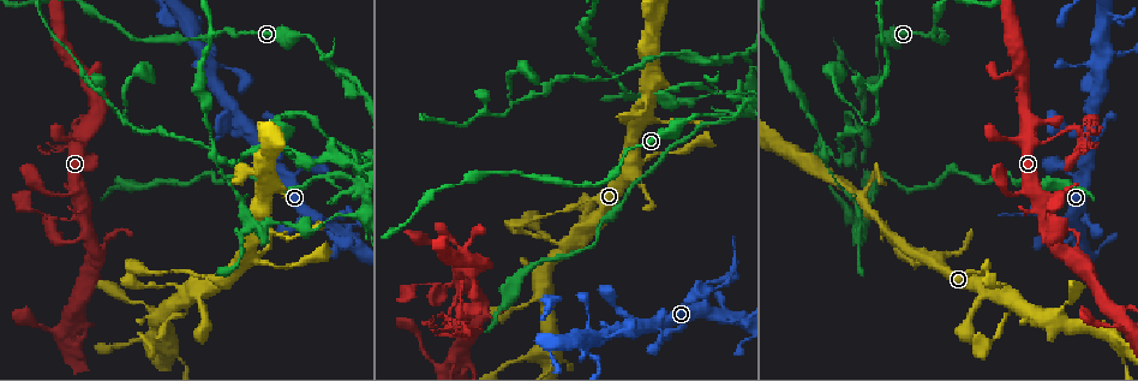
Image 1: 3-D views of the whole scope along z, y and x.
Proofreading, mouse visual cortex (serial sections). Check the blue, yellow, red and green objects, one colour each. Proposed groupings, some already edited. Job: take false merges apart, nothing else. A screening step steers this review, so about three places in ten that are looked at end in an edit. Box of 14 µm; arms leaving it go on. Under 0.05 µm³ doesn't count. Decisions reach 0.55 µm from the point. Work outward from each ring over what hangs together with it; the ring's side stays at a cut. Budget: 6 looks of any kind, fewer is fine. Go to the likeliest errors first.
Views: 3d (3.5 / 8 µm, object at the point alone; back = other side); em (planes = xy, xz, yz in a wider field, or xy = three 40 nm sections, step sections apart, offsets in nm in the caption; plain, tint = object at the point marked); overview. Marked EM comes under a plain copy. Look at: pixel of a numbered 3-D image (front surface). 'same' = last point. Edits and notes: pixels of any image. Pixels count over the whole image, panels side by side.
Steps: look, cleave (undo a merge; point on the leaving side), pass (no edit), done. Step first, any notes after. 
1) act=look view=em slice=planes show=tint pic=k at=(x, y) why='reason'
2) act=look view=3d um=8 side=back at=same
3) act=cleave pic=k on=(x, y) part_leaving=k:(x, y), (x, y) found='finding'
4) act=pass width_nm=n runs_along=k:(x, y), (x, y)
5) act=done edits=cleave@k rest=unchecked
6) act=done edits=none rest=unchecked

act=look view=3d um=3.5 pic=1 at=(740, 98) why='sharp bend'

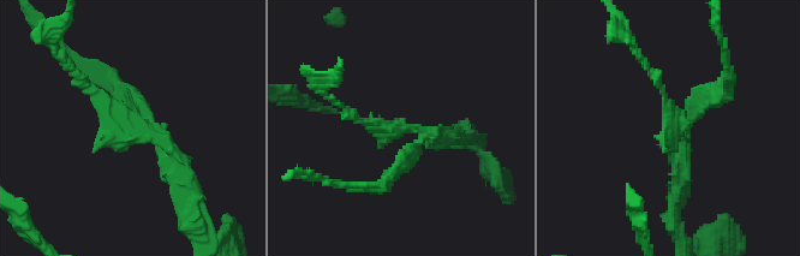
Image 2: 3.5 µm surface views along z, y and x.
act=look view=em slice=xy step=3 show=tint pic=2 at=(670, 132) why='shape alone is not enough'

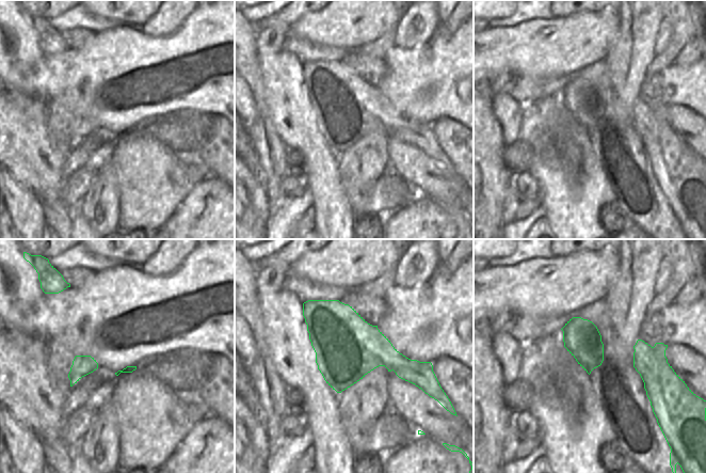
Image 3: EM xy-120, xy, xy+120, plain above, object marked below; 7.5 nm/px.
act=cleave pic=2 on=(111, 141) part_leaving=2:(154, 129), (131, 132), (72, 69) found='two cells meet here'

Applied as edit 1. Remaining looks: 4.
act=look view=3d um=3.5 pic=1 at=(72, 130) why='abrupt turn'

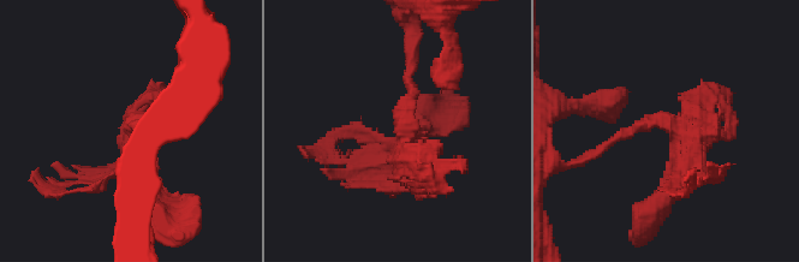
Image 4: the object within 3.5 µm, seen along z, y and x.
act=look view=em slice=xy step=1 show=tint pic=4 at=(674, 129)

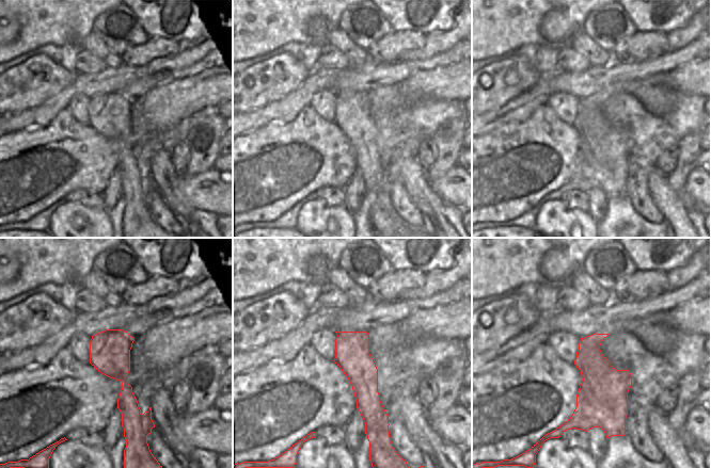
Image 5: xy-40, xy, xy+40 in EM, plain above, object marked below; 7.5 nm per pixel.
act=cleave pic=4 on=(421, 171) width_nm=260 part_leaving=4:(401, 141), (453, 190) found='a second cell is stuck on'

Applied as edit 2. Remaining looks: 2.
act=done edits=cleave@2,cleave@4 rest=unchecked

